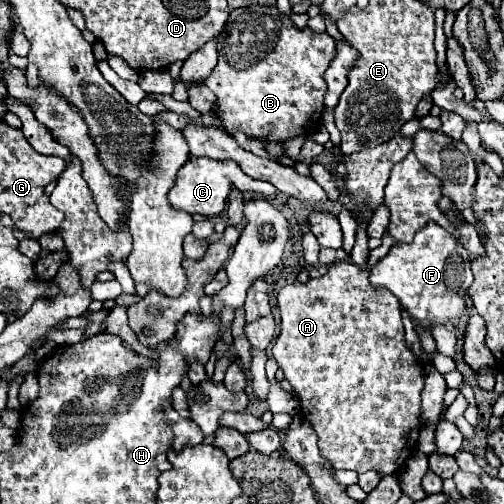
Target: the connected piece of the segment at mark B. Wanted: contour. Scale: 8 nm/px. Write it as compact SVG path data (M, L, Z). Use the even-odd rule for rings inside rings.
M253 5L253 7L247 7L247 9L233 9L233 11L231 11L231 15L229 15L229 19L227 19L227 25L223 27L223 33L219 33L219 37L217 37L217 45L219 45L219 63L217 63L217 67L213 69L211 77L207 79L207 87L209 87L209 89L215 93L215 97L217 97L217 111L215 111L215 115L219 117L219 121L221 121L221 125L225 127L227 133L237 133L237 131L241 131L241 133L245 133L245 135L251 137L251 139L259 139L259 141L279 141L279 143L283 143L283 141L287 141L287 139L307 135L307 133L317 125L317 121L321 119L321 111L323 111L323 107L325 107L325 105L323 105L323 97L325 97L325 93L327 93L327 83L323 81L323 73L325 73L325 69L329 67L329 63L331 63L331 59L333 59L333 55L335 55L335 41L333 41L333 37L329 37L327 33L315 33L315 31L311 31L309 27L297 29L297 27L291 23L291 19L289 19L287 15L279 15L279 13L277 13L277 7L275 7L275 5L271 5L271 7L267 7L267 5Z

